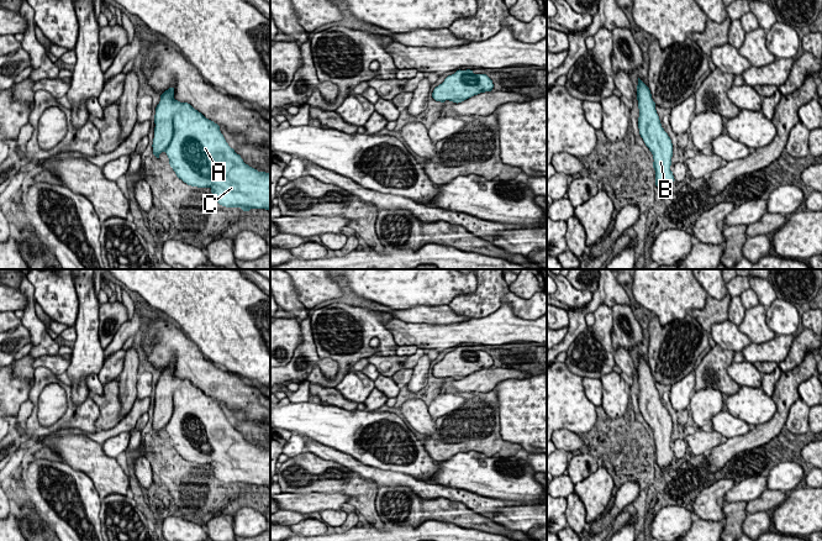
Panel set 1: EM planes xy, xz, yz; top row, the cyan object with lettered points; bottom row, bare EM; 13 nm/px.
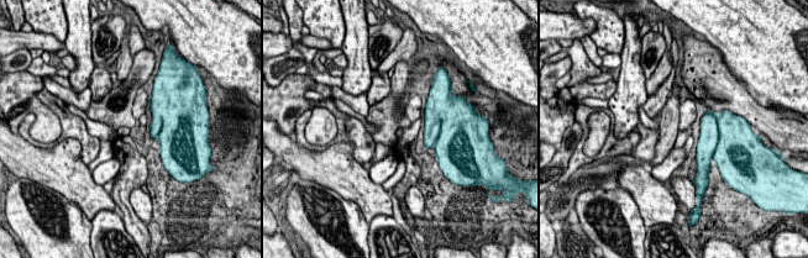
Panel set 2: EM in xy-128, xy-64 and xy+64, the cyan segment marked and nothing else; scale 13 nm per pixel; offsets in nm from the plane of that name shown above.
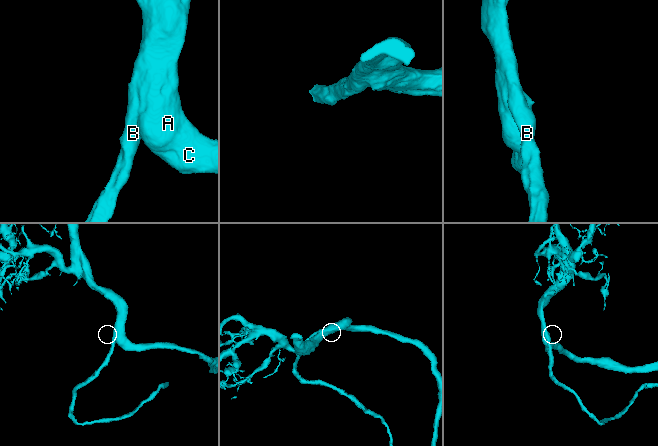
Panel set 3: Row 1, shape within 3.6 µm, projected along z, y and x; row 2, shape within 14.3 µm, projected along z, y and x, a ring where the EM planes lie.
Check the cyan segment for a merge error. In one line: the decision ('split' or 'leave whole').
leave whole

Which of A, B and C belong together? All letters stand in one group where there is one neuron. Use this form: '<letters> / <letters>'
A B C

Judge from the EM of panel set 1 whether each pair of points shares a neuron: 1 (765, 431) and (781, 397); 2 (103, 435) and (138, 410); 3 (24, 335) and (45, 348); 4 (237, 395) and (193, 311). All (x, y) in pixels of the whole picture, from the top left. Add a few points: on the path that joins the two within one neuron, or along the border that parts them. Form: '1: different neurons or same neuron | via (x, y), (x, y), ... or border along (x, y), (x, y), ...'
1: same neuron | via (774, 423), (781, 414), (781, 405)
2: same neuron | via (111, 432), (130, 419)
3: different neurons | border along (21, 324), (29, 331), (30, 342)
4: different neurons | border along (212, 362), (228, 373)

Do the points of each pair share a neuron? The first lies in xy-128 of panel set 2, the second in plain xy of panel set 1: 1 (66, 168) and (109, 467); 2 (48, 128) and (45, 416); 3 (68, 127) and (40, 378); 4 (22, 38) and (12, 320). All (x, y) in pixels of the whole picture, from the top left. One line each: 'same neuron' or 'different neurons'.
1: same neuron
2: same neuron
3: same neuron
4: same neuron

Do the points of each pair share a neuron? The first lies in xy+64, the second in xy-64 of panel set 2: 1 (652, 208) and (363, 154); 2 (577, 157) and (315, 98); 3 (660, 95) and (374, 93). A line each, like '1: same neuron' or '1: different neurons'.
1: different neurons
2: same neuron
3: same neuron

